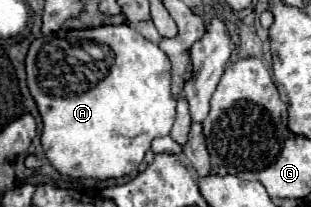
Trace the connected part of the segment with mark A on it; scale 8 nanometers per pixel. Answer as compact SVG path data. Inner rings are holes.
M104 24L86 30L58 30L32 40L26 58L28 88L44 124L42 148L60 174L96 180L130 174L150 150L152 140L170 134L178 104L172 94L170 58L132 26ZM76 42L88 42L88 46L80 48Z

